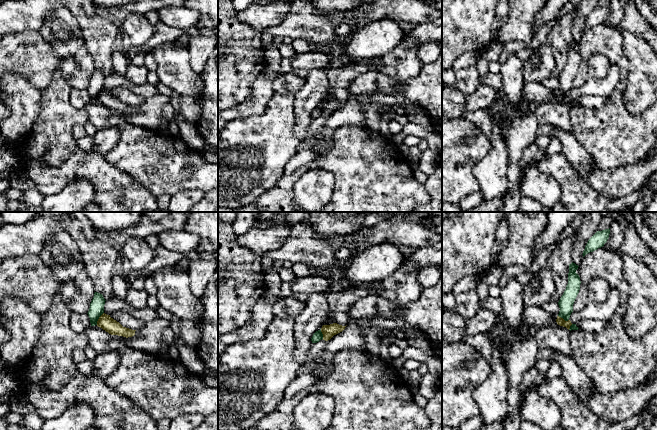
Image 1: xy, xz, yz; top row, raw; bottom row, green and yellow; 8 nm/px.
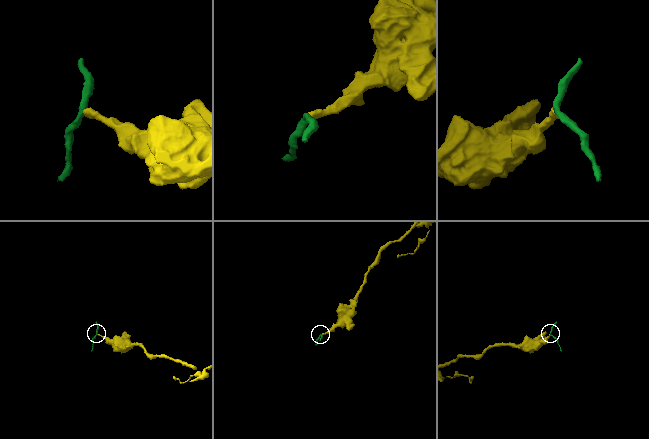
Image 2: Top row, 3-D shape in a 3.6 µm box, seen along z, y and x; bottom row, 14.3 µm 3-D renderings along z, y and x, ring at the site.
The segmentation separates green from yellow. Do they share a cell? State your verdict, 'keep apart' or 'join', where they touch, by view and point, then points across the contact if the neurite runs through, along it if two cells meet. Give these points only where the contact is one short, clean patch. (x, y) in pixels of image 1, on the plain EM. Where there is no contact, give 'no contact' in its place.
keep apart; meets green in xy at (98, 94); border along xy (103, 88), (96, 100)

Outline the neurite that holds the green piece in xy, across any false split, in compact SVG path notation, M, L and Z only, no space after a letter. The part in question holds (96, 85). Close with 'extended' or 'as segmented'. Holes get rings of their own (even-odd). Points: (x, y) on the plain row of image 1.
M95 68L94 73L90 79L88 92L90 94L91 102L97 101L99 93L104 89L105 75L102 70Z; as segmented

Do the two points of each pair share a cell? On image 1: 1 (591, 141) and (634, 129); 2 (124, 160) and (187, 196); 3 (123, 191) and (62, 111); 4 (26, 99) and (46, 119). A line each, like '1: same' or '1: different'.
1: same
2: different
3: same
4: different

